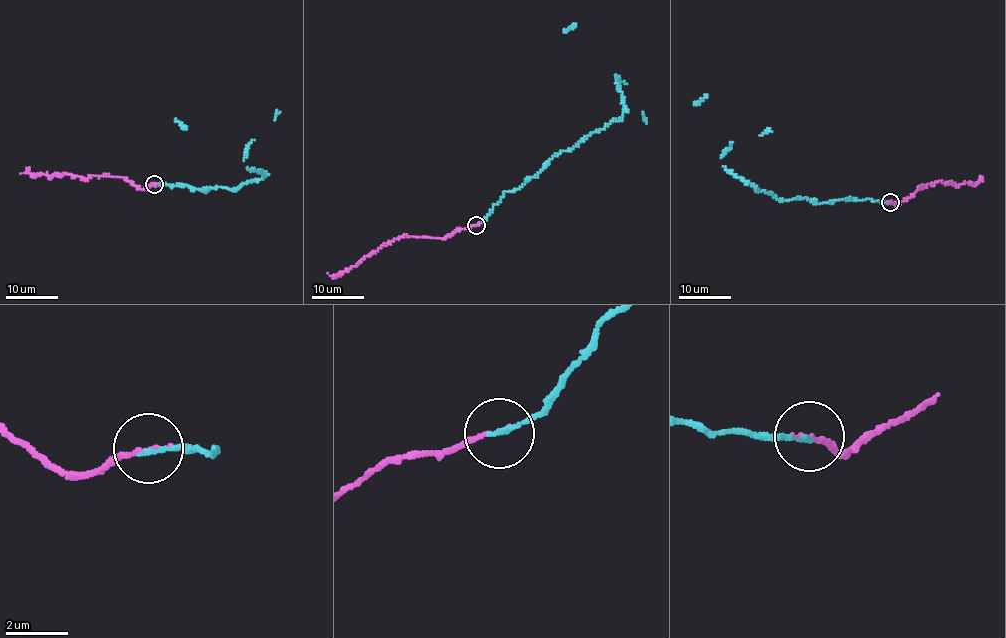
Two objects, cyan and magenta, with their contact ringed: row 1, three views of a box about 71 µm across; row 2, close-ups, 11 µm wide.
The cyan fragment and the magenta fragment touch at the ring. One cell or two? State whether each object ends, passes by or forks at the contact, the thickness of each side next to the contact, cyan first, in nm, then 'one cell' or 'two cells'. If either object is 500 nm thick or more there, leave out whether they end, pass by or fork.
cyan ends; magenta ends; calibres 170 and 130 nm; two cells

